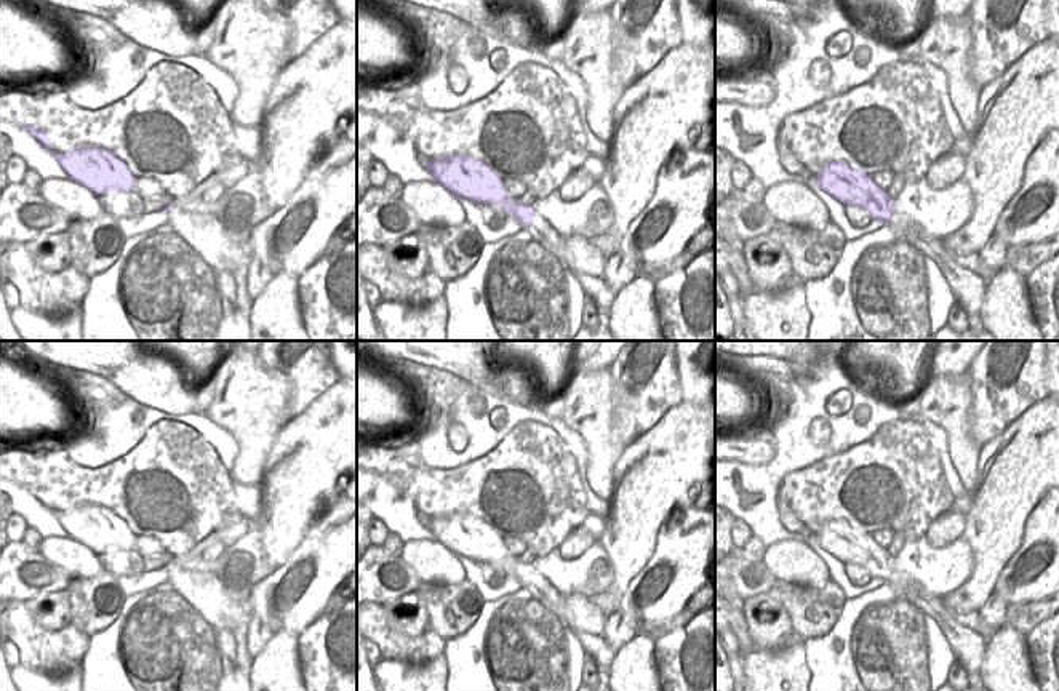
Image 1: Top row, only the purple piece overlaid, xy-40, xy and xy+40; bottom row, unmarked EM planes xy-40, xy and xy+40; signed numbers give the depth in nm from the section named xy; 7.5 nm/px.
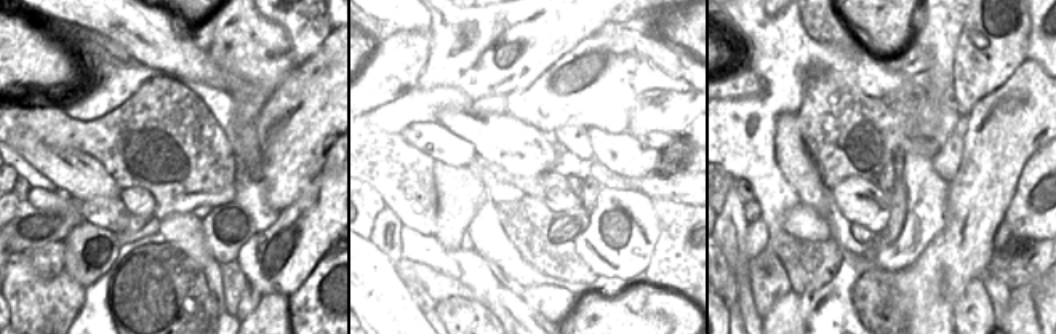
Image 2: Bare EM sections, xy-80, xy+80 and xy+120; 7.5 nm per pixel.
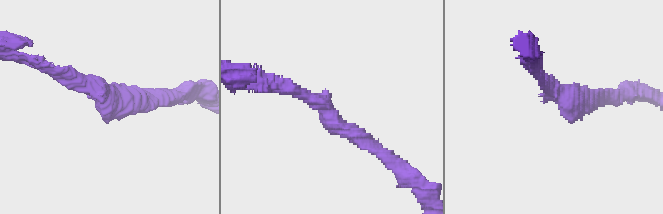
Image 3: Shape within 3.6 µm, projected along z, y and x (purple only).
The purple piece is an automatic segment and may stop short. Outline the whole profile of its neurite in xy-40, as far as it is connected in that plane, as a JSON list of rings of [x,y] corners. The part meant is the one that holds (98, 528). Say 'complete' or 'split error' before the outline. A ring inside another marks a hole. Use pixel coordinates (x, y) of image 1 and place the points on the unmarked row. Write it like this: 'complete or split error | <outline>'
complete | [[[85,505],[66,509],[62,512],[51,509],[61,526],[96,555],[109,550],[134,550],[136,534],[125,520],[110,509],[101,505]]]

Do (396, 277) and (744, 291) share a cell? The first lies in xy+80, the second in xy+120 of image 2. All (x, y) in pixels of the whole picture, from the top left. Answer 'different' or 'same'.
different

